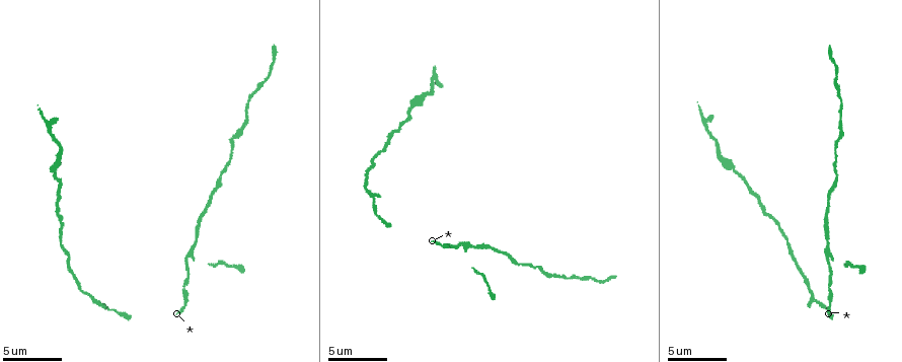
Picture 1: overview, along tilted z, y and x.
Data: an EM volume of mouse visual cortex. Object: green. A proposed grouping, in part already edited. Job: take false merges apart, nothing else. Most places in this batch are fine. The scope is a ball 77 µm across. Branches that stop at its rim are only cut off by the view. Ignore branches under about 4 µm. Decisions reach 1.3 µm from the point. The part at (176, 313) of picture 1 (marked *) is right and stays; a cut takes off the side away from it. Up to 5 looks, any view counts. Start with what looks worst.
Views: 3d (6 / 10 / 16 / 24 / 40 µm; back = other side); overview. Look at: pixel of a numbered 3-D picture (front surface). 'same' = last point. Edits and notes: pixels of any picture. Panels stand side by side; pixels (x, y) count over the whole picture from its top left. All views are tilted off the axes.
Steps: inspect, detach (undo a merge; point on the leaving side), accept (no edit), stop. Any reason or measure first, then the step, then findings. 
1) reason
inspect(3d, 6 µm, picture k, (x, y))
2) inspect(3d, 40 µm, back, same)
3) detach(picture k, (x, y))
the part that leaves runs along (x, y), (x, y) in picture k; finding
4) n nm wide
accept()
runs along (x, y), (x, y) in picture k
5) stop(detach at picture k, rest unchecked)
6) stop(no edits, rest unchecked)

sudden change in width
inspect(3d, 16 µm, picture 1, (837, 144))

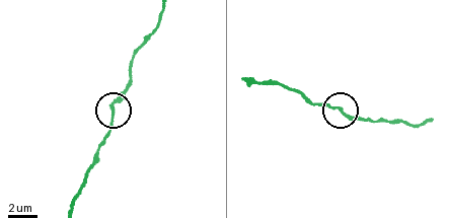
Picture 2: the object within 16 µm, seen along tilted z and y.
160 nm wide
accept()
runs along (246, 79), (275, 81), (363, 120) in picture 2; all the same neuron

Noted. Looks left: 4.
thick turns thin
inspect(3d, 6 µm, picture 1, (251, 95))

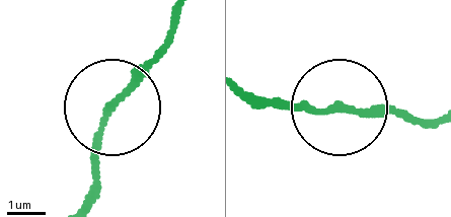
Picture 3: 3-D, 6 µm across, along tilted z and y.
other side
inspect(3d, 6 µm, back, picture 3, (106, 108))

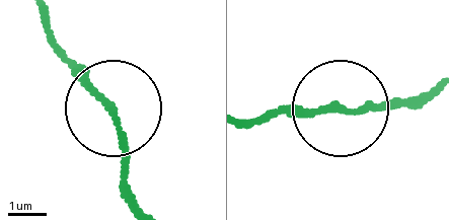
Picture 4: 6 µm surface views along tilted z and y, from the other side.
140 nm wide
accept()
all the same neuron

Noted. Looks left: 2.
thin neck
inspect(3d, 10 µm, picture 1, (827, 204))

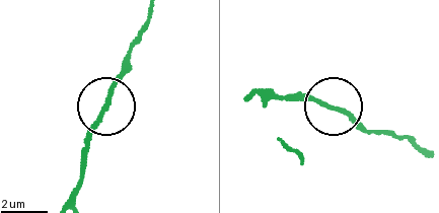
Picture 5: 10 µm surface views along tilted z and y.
accept()
runs along (247, 96), (257, 90), (306, 95), (345, 111), (364, 128) in picture 5; all the same neuron

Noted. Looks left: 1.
stop(no edits, rest unchecked)

